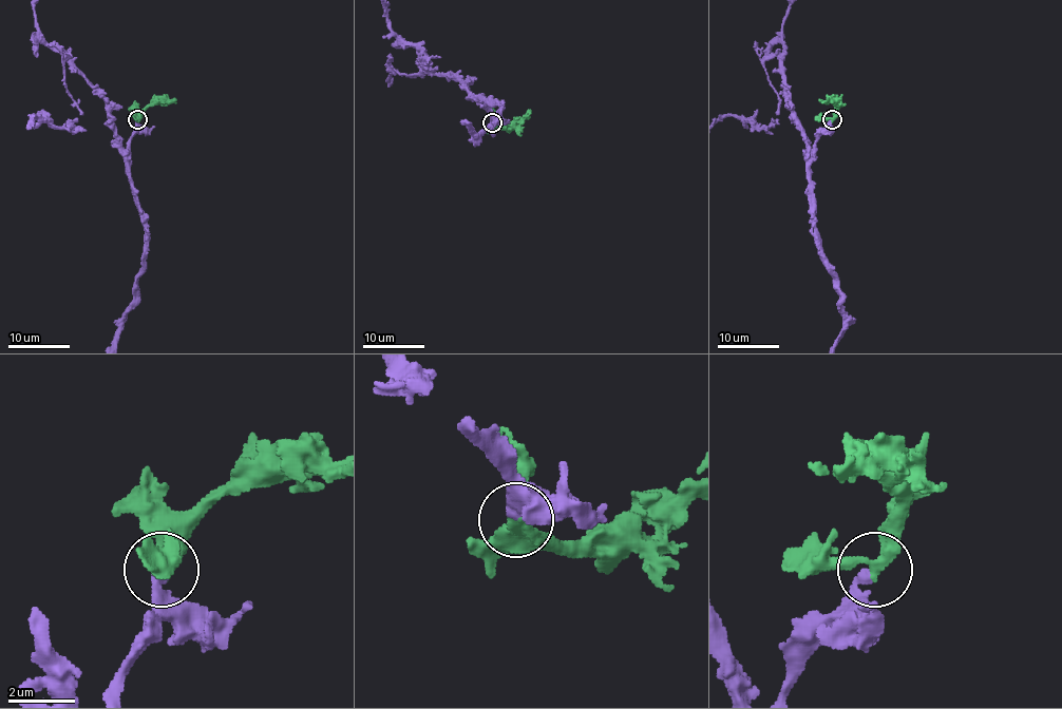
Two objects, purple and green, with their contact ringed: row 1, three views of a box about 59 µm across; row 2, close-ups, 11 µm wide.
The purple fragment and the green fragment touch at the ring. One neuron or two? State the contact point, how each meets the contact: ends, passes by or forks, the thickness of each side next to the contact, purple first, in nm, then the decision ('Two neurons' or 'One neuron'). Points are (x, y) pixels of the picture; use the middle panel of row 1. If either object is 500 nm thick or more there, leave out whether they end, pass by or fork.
Place: (492, 122). At the ring purple ends. At the ring green passes by. Thickness 360 nm (purple) against 340 nm. One neuron

